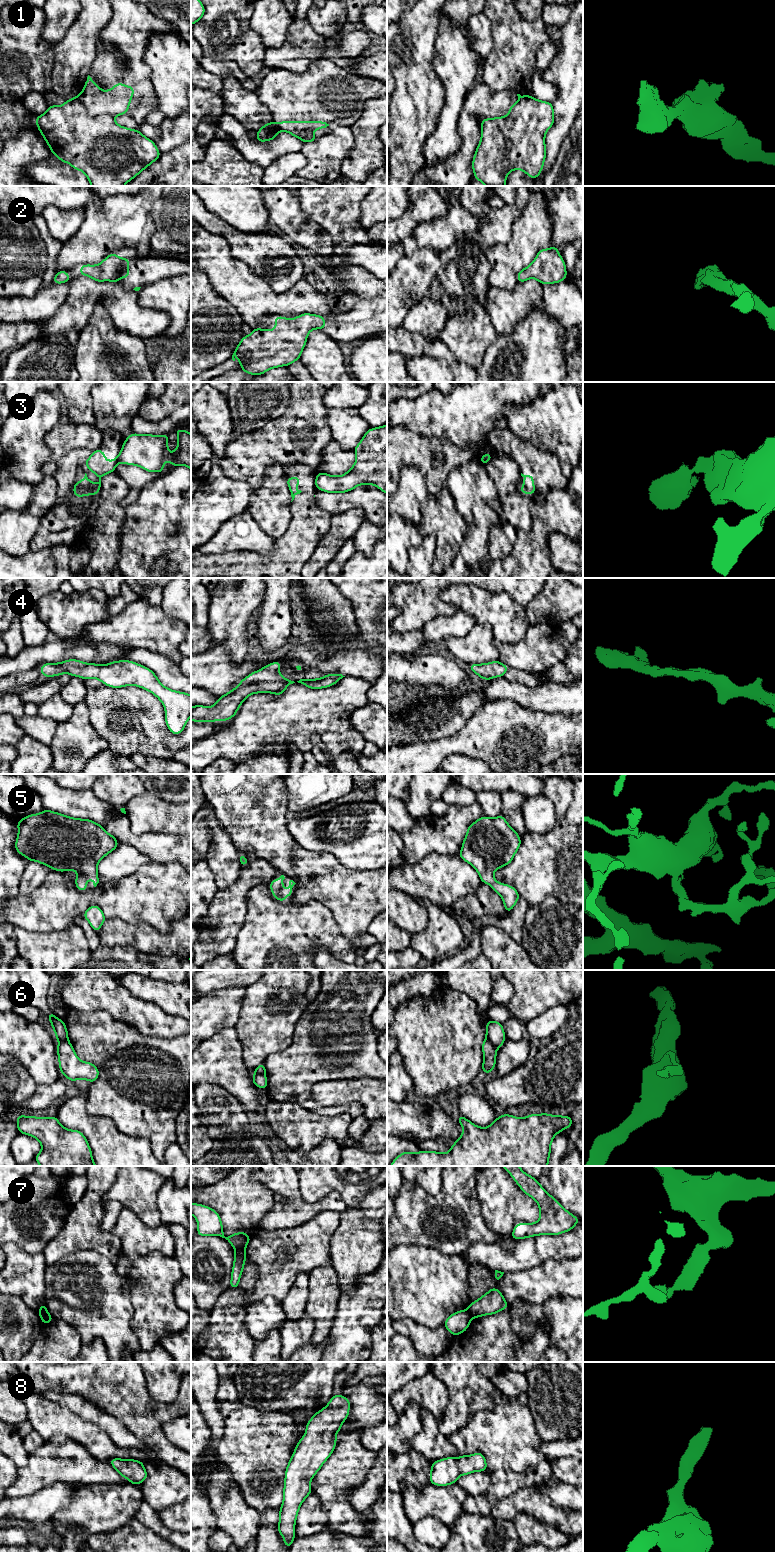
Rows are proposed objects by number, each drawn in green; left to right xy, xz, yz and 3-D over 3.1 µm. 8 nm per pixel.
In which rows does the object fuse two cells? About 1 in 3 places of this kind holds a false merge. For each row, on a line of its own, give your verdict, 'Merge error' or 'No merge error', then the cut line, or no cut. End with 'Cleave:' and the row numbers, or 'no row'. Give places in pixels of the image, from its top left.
1: Merge error. Split along xy (77, 96), (91, 116), (111, 115), (113, 117)
2: No merge error. No split
3: Merge error. Split along xy (118, 455), (119, 461)
4: No merge error. No split
5: No merge error. No split
6: Merge error. Split along yz (486, 1036), (496, 1048)
7: Merge error. Split along xz (235, 1248), (243, 1250)
8: No merge error. No split
Cleave: 1, 3, 6, 7

